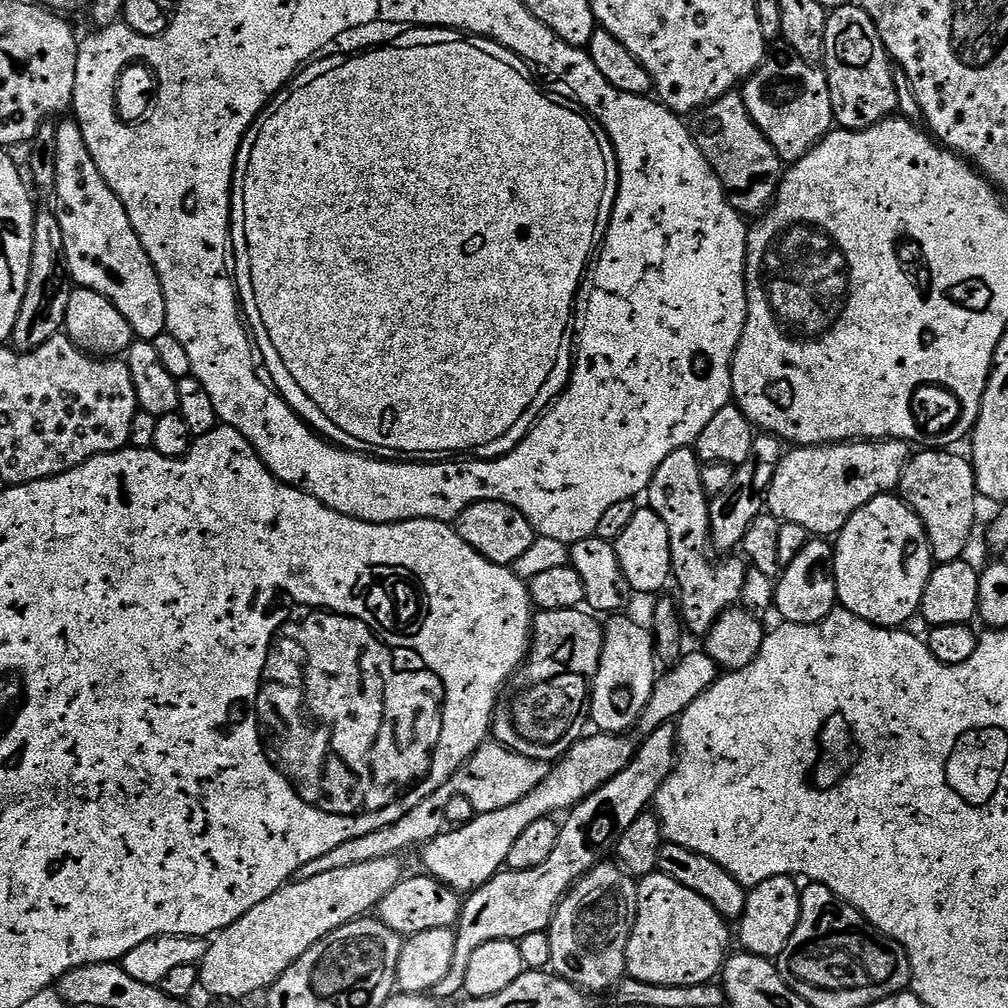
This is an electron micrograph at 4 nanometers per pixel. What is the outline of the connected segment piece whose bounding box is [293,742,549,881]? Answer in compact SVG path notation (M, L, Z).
M485 742L472 757L451 778L436 791L428 792L411 808L409 814L393 821L388 827L380 831L372 831L366 836L344 842L330 854L312 859L300 867L293 876L293 880L305 881L315 875L324 874L329 870L338 870L345 866L354 866L361 862L373 861L403 853L403 849L410 844L421 845L441 835L445 826L446 809L451 799L458 796L470 798L476 806L477 813L502 810L506 806L514 806L514 802L522 802L548 776L549 765L543 760L526 758L508 748L501 747L495 742Z

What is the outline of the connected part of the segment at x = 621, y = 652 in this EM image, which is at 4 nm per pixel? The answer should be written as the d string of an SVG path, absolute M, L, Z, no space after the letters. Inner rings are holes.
M616 614L611 617L609 624L603 625L604 645L602 658L598 666L598 674L592 680L592 699L590 701L590 720L597 724L599 731L604 734L628 734L639 725L640 716L646 710L646 702L650 702L650 694L658 679L658 657L654 637L647 627L644 628L636 620L631 620L628 614Z

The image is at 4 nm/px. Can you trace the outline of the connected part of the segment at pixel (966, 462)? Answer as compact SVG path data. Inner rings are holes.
M920 450L909 459L900 479L898 495L913 508L924 523L932 558L936 564L961 559L968 548L972 527L976 524L976 475L971 459L955 456L952 450Z

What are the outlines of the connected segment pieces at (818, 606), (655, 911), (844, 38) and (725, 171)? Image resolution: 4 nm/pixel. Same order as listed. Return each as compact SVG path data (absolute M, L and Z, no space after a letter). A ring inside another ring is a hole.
M812 538L808 545L783 569L775 585L775 611L780 611L779 619L790 624L813 624L826 618L837 607L836 575L834 574L834 548L827 539Z
M659 870L643 877L636 890L636 921L630 934L630 942L626 946L627 975L638 982L646 982L654 986L698 986L713 983L723 973L724 962L730 955L734 944L734 932L729 921L702 894L682 886L682 882L674 882Z
M849 2L841 8L833 8L828 12L826 22L826 50L822 61L824 74L830 86L830 102L832 103L832 119L841 128L869 128L878 122L889 119L897 111L898 94L894 86L892 73L894 61L889 56L870 14L859 3Z
M736 90L727 92L713 104L707 105L699 113L698 119L700 119L700 125L695 125L694 128L696 144L702 150L706 162L710 162L714 174L718 174L736 211L748 218L751 218L755 212L764 212L767 208L769 211L770 205L775 201L776 191L780 189L780 179L784 176L786 165L783 160L778 158L774 146L770 146L770 142L762 134L762 130L754 122L754 118L750 118L743 95Z

